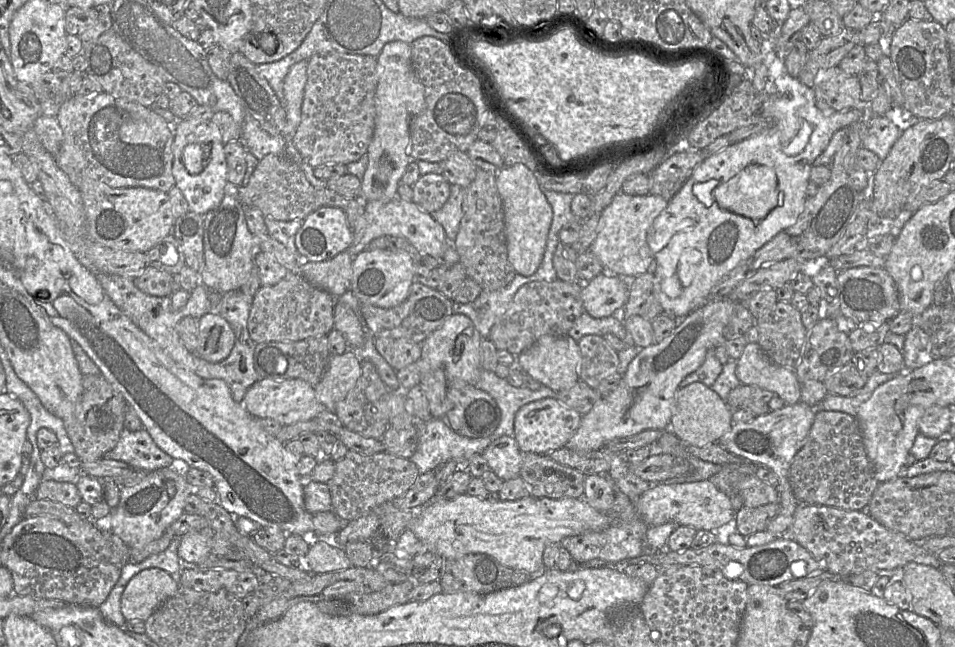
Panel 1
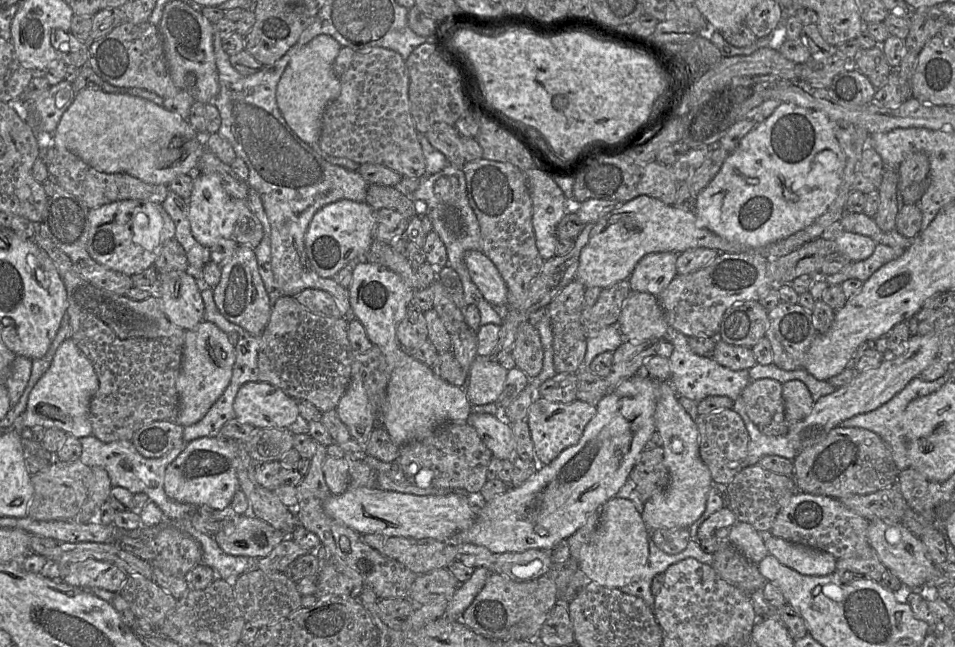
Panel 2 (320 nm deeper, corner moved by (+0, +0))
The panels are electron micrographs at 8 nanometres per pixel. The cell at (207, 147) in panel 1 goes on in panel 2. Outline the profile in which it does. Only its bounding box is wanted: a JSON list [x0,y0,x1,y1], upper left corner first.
[189,173,238,247]

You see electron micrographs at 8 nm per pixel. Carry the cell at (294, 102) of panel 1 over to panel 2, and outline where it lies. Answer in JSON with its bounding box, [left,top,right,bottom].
[276,35,341,153]

